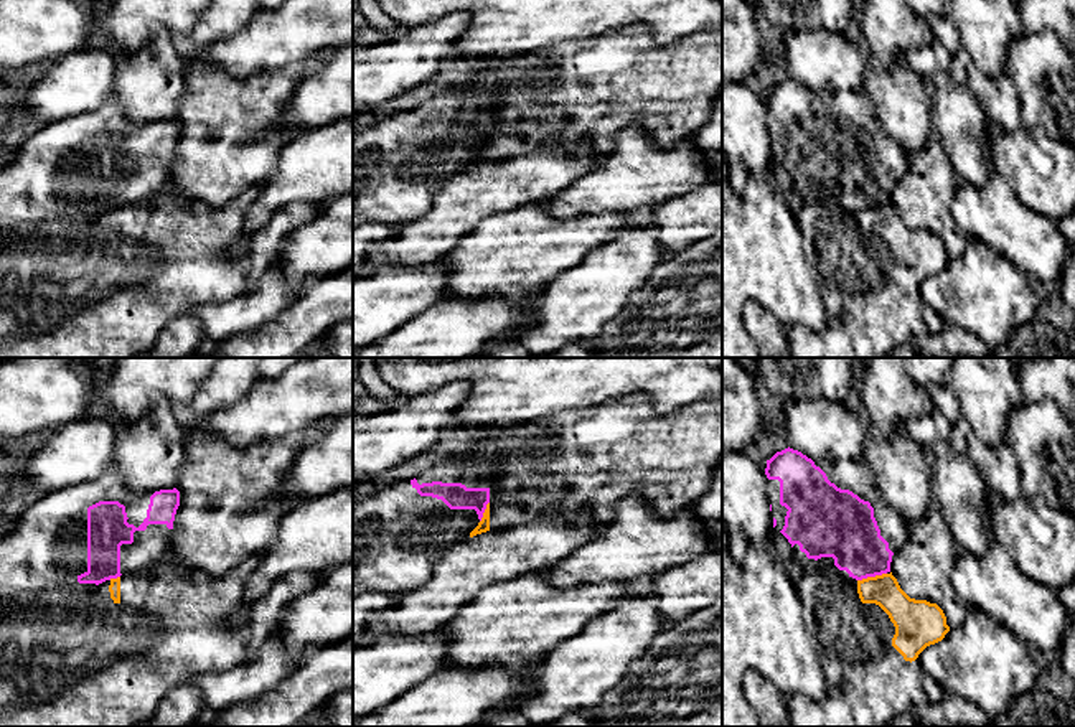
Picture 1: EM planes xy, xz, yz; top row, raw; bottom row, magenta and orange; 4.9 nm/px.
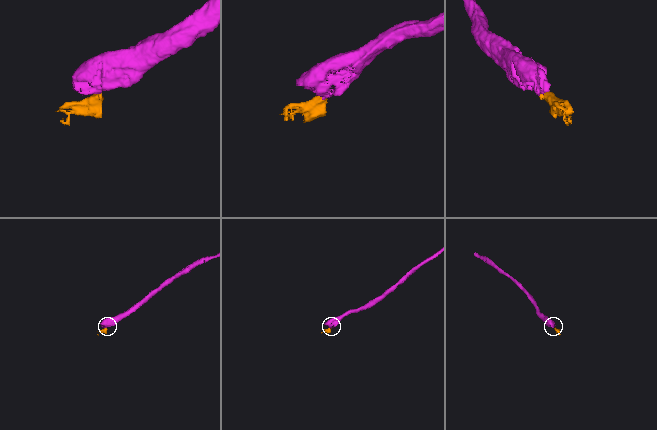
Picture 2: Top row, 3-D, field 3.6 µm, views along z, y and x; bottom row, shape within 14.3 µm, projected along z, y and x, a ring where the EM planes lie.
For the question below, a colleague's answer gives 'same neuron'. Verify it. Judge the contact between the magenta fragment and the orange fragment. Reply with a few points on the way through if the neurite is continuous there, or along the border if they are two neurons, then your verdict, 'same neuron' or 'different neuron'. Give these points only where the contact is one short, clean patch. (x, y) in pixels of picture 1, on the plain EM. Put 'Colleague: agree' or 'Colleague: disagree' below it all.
border along yz (886, 203), (858, 211); different neuron
Colleague: disagree

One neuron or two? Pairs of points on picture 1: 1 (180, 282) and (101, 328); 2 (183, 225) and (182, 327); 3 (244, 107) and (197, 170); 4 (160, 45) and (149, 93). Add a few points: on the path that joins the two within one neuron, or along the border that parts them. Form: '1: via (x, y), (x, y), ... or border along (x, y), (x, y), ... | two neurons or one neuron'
1: via (160, 302), (134, 328), (121, 328) | one neuron
2: border along (188, 312), (175, 317), (155, 340) | two neurons
3: via (230, 122), (226, 126), (226, 140), (211, 155) | one neuron
4: via (159, 56), (152, 81) | one neuron

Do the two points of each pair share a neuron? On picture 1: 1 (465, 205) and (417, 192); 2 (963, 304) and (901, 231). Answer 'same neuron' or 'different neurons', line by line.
1: different neurons
2: different neurons

